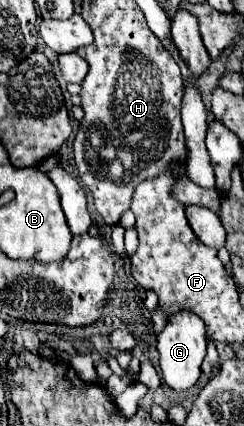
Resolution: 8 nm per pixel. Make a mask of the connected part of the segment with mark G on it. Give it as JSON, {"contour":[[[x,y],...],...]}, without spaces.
{"contour":[[[175,312],[167,320],[167,326],[157,336],[157,350],[159,350],[159,366],[163,372],[163,380],[173,390],[187,390],[193,386],[201,374],[201,362],[205,358],[207,336],[203,328],[203,320],[195,316],[195,312]]]}

